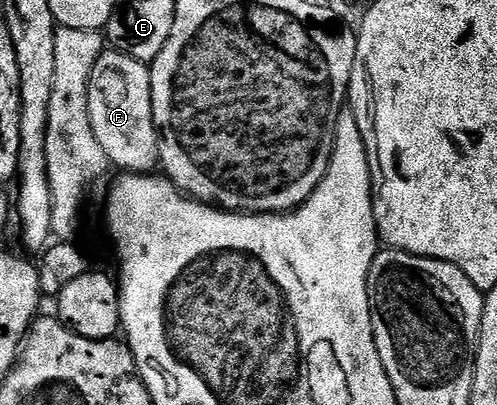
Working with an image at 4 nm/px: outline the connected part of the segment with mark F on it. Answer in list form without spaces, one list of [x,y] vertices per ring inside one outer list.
[[[106,50],[98,58],[98,62],[94,62],[94,70],[90,74],[88,109],[90,110],[90,126],[94,126],[94,138],[98,138],[98,146],[102,146],[109,165],[113,169],[121,168],[119,171],[124,174],[148,174],[159,165],[160,134],[154,122],[152,70],[149,65],[121,52]]]

